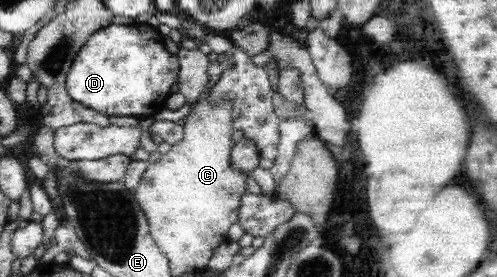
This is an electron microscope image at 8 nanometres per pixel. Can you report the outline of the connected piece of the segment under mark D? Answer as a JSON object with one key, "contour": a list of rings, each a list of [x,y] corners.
{"contour":[[[145,21],[136,22],[128,26],[111,24],[103,29],[97,29],[88,41],[82,46],[80,53],[71,63],[71,69],[67,74],[65,85],[69,97],[85,107],[91,107],[99,113],[111,117],[123,115],[134,116],[137,119],[154,115],[166,107],[167,98],[171,95],[171,85],[178,81],[179,60],[176,55],[171,55],[164,45],[157,28]]]}

